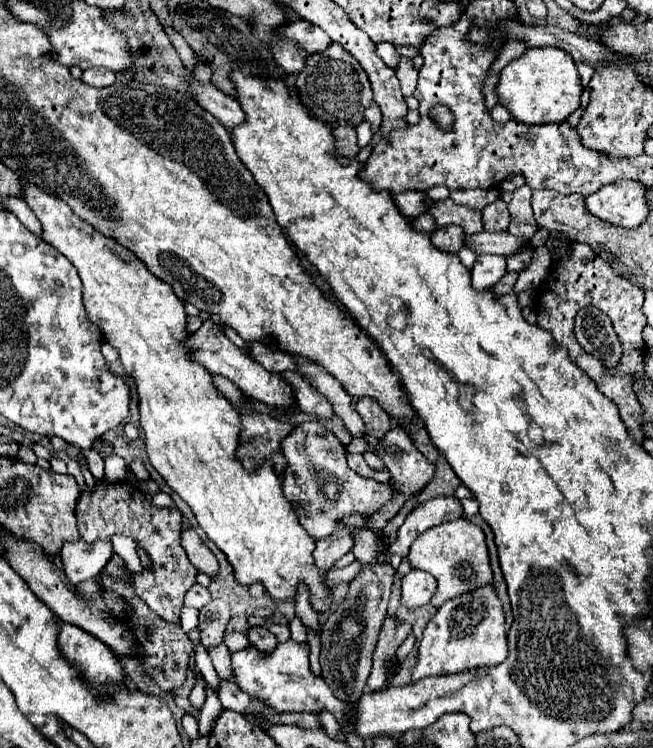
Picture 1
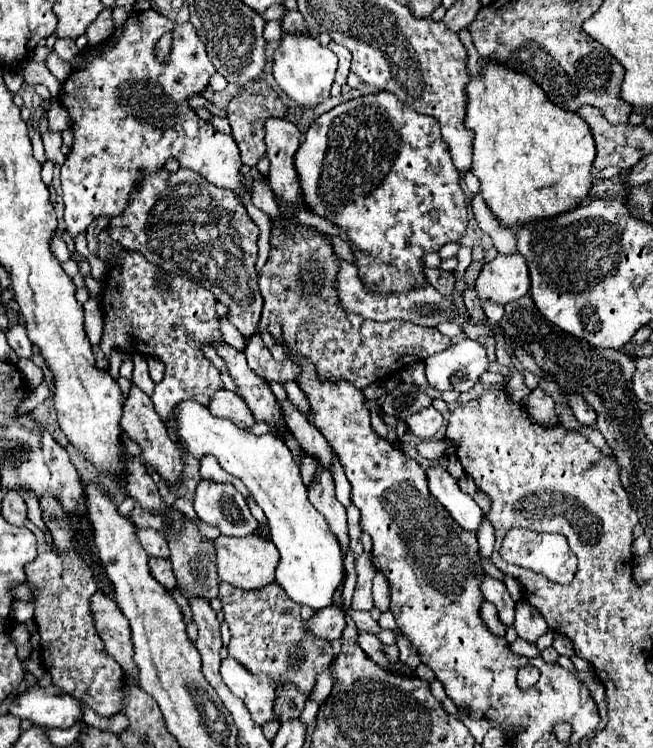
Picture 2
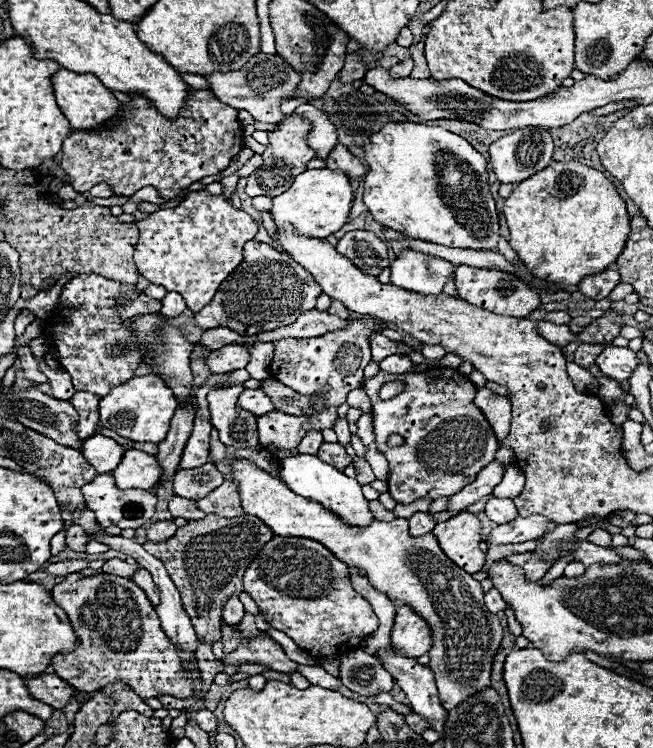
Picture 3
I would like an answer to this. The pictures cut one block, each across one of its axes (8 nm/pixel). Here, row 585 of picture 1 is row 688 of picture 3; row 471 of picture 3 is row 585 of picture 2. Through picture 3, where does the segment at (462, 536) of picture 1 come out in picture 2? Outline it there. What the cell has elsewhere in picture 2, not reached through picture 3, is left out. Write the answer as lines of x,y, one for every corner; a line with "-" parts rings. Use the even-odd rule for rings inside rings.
218,536
216,540
212,540
212,544
216,550
216,570
222,582
228,582
242,590
256,590
260,586
266,586
268,582
274,582
278,550
272,542
266,542
260,536
248,536
248,538

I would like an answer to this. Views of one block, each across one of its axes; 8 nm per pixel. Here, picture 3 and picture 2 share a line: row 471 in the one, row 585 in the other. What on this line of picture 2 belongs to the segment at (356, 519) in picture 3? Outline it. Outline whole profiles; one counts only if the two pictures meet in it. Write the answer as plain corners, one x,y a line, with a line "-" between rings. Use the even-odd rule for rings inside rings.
196,400
180,402
172,414
178,416
178,436
184,450
196,460
200,460
204,454
214,454
228,474
244,482
256,504
264,510
270,526
270,540
280,552
276,584
286,590
288,598
298,604
306,604
312,610
330,606
332,594
344,578
340,544
328,530
324,516
308,502
300,470
284,440
272,434
254,436
228,420
212,416
210,410

